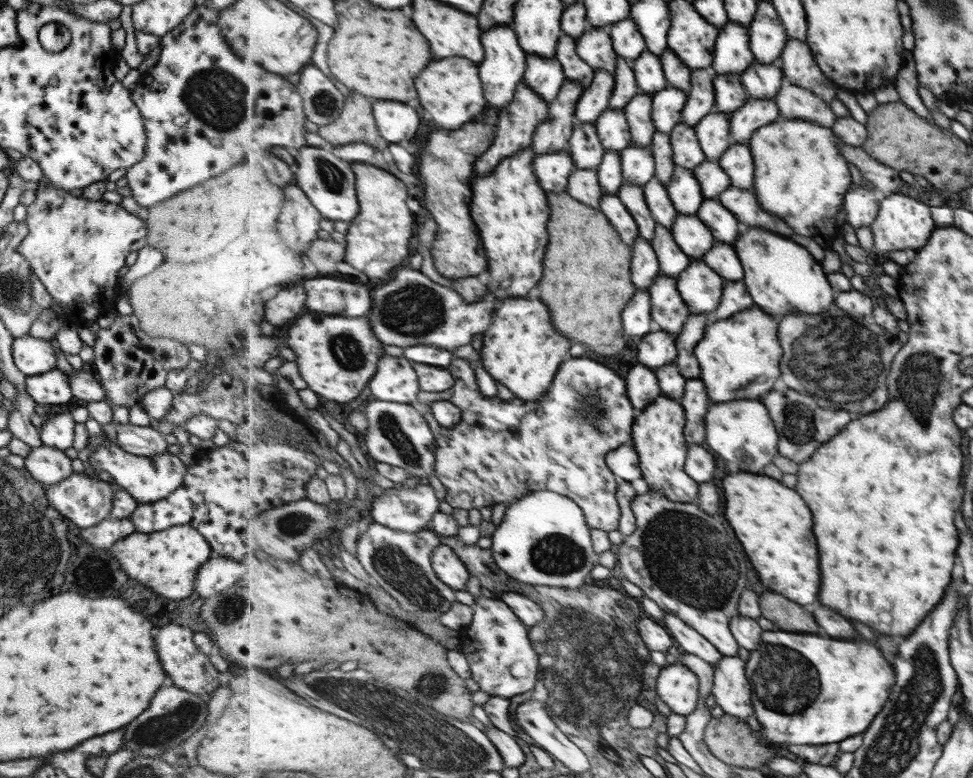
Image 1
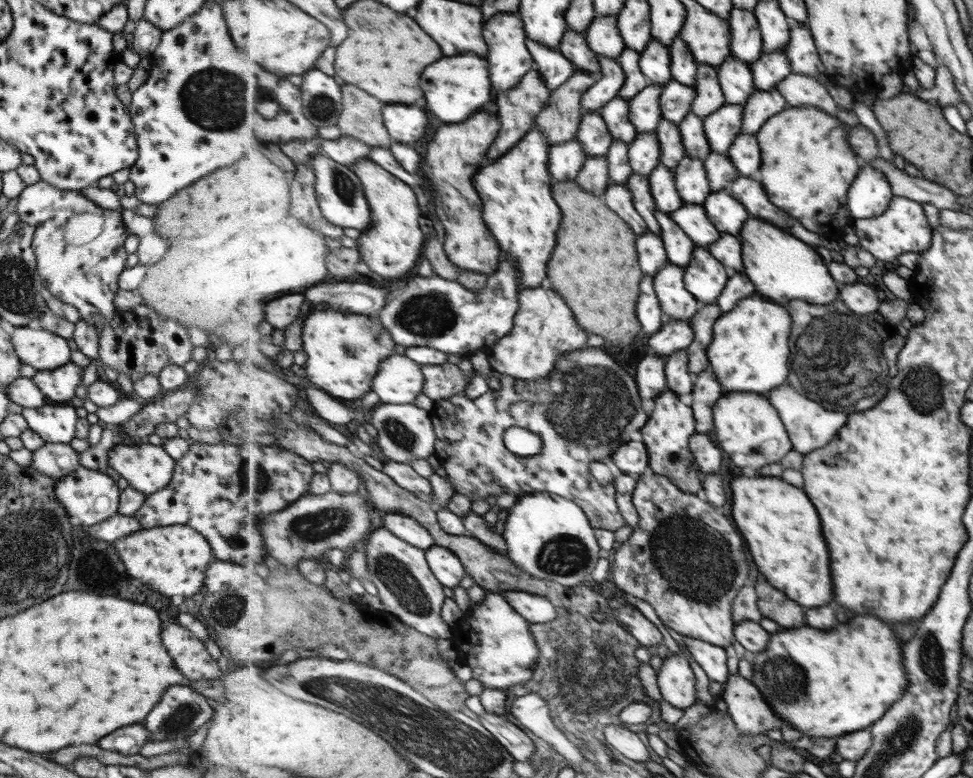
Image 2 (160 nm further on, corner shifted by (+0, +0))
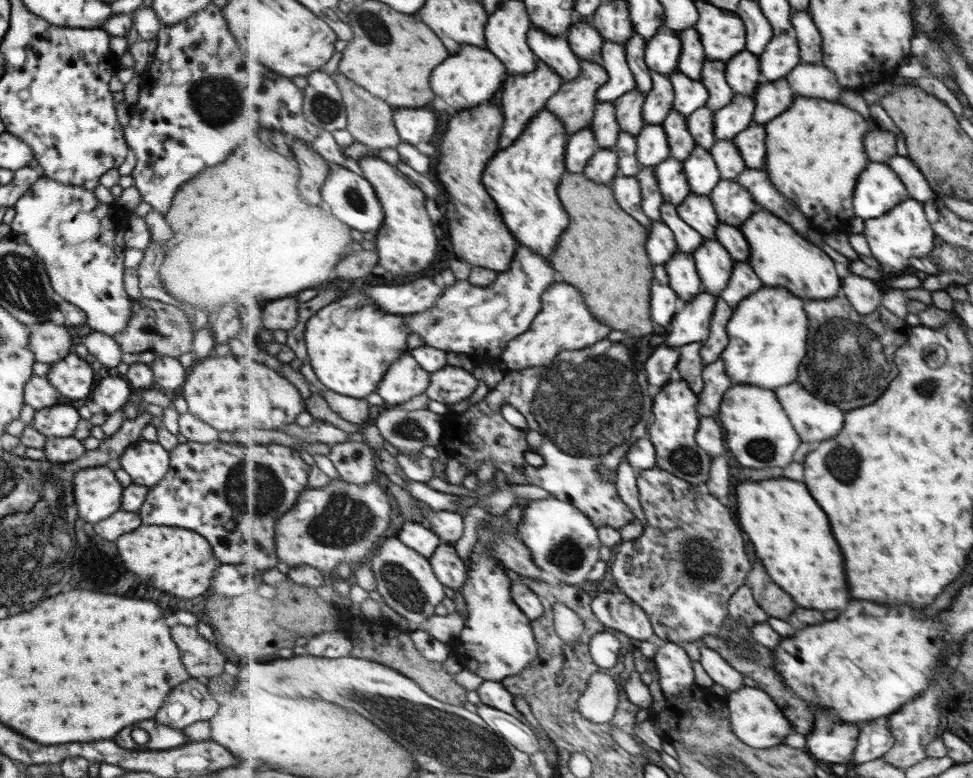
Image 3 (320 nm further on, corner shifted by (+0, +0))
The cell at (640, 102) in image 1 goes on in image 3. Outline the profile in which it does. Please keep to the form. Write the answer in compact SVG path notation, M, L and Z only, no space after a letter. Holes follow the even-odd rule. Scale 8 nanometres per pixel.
M651 70L653 90L646 95L643 105L644 122L647 125L662 125L674 109L675 89L669 76Z

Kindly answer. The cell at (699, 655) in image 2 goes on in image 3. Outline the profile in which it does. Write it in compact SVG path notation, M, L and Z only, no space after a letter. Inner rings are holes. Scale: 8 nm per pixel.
M701 645L699 649L701 650L699 662L714 682L714 685L724 687L727 694L735 693L745 687L744 675L727 663L722 654L718 654L715 650L704 645Z

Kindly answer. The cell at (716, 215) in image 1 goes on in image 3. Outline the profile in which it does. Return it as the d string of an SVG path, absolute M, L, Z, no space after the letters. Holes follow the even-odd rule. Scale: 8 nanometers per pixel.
M721 180L710 196L723 224L741 227L760 210L753 194L737 181Z

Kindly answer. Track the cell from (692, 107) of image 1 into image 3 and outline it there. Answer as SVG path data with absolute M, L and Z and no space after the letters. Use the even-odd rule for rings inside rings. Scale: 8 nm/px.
M707 60L700 81L709 89L710 97L706 106L721 110L733 99L735 92L726 77L727 62Z

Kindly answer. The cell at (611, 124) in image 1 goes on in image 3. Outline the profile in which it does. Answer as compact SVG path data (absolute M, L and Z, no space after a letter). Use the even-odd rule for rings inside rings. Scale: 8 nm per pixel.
M635 89L615 101L617 120L622 131L630 132L637 136L643 130L643 127L646 125L643 110L646 95L647 93L644 93L642 90Z

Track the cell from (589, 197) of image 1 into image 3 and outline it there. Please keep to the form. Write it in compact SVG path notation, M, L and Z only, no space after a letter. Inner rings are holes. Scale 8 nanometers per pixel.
M599 148L588 162L584 173L593 180L595 184L613 186L614 178L620 172L620 156L613 149Z

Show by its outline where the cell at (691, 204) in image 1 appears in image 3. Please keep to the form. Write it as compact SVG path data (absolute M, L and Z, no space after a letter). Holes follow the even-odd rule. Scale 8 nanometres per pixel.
M696 145L684 165L693 195L709 196L721 183L722 176L716 158L704 146Z

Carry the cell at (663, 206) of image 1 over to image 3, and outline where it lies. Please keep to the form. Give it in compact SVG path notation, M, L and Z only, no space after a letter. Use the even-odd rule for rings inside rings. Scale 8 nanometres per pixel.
M669 157L656 166L656 175L665 203L679 206L692 195L684 161Z

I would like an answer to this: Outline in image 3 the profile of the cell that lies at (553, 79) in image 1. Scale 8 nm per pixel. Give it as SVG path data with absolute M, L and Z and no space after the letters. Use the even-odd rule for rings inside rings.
M533 26L528 32L528 43L538 58L544 60L566 81L576 79L581 74L581 58L573 52L567 36L553 36Z

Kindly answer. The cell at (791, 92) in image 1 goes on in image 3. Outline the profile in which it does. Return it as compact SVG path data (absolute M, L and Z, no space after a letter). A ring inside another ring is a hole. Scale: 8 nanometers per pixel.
M802 62L786 76L786 79L791 83L797 96L838 102L844 90L844 86L837 82L837 76L825 62Z

